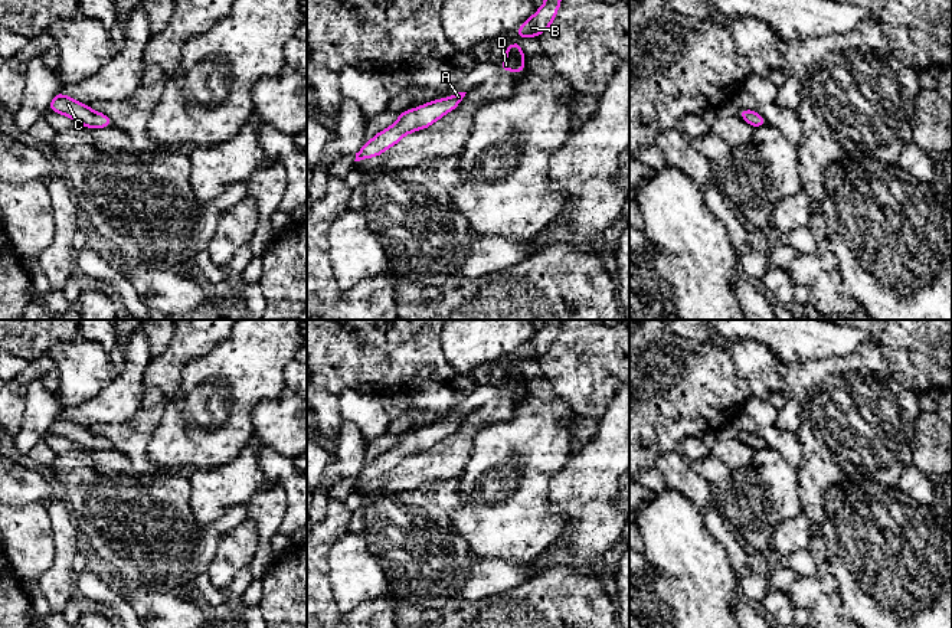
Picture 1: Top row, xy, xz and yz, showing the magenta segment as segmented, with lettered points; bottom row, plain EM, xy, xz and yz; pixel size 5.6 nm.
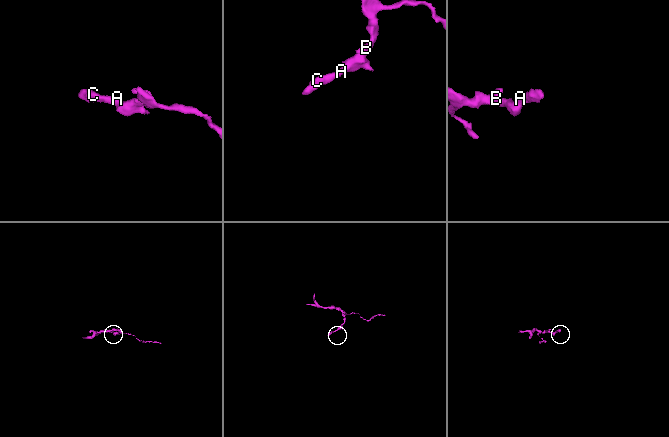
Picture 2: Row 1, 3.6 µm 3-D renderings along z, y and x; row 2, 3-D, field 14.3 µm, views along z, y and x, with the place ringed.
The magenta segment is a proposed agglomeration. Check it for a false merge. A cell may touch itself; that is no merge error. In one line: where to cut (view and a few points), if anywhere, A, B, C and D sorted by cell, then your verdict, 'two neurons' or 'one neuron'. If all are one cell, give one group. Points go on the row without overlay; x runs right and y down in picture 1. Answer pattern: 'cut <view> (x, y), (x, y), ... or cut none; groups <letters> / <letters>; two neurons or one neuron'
cut none; groups A B C D; one neuron

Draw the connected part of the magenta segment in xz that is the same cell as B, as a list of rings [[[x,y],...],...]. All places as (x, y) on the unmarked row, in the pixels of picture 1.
[[[546,320],[543,328],[527,341],[514,357],[520,362],[521,359],[537,360],[546,354],[557,337],[557,331],[562,326],[562,320]]]

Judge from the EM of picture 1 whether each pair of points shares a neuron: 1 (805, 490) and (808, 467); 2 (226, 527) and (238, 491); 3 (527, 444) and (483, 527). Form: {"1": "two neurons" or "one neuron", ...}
{"1": "one neuron", "2": "two neurons", "3": "one neuron"}

